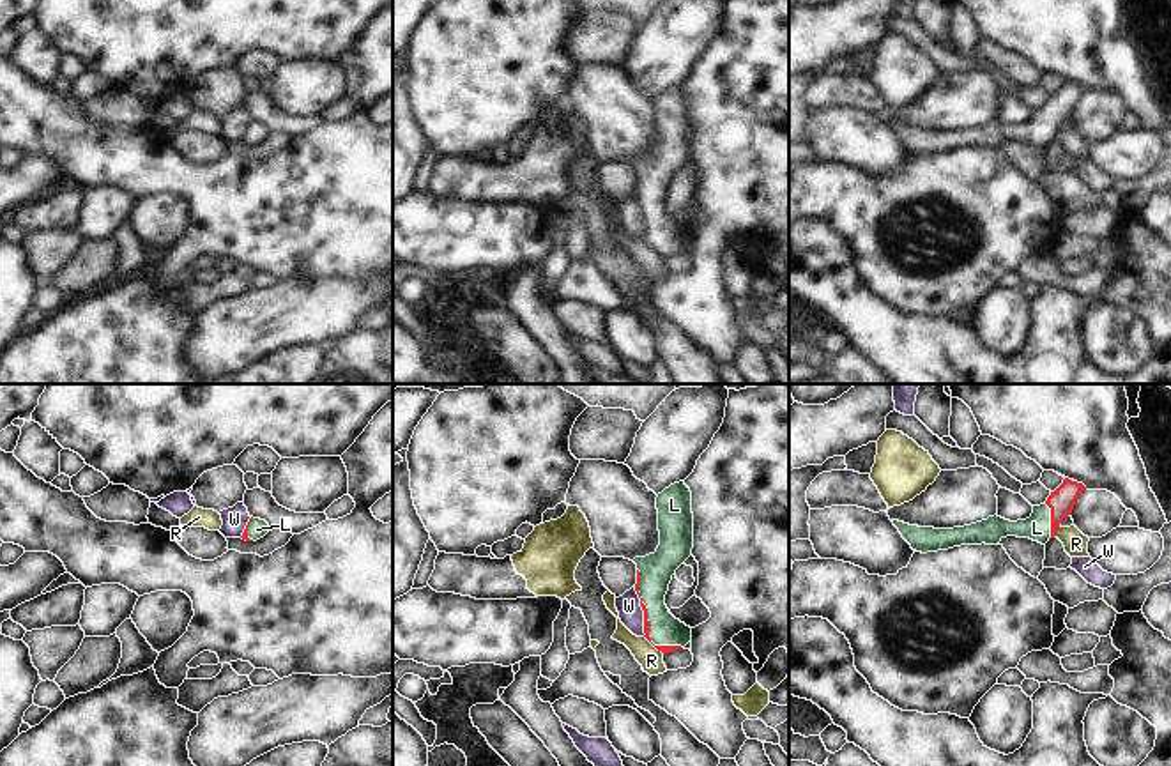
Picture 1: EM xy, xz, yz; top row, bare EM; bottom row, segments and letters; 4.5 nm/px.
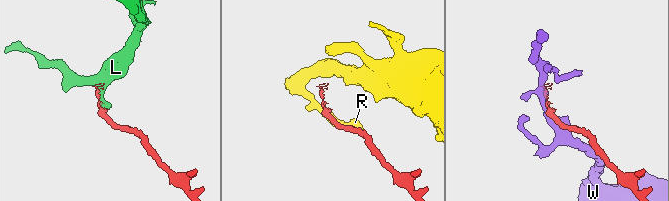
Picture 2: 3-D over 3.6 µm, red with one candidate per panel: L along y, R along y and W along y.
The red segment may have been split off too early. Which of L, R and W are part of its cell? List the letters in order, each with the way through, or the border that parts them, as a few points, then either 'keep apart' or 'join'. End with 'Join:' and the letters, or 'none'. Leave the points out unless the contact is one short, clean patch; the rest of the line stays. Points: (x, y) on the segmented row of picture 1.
L: runs through xz (664, 650), (651, 641), (646, 620), (653, 612), (657, 570); join
R: border along xz (644, 635), (664, 653); keep apart
W: border along xz (634, 588), (642, 611), (644, 635); keep apart
Join: L

